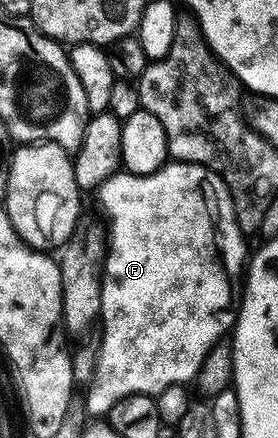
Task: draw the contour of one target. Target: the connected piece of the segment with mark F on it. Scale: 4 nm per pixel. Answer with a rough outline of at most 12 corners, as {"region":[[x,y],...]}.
{"region":[[190,161],[118,171],[101,350],[110,406],[196,378],[232,330],[246,238]]}

